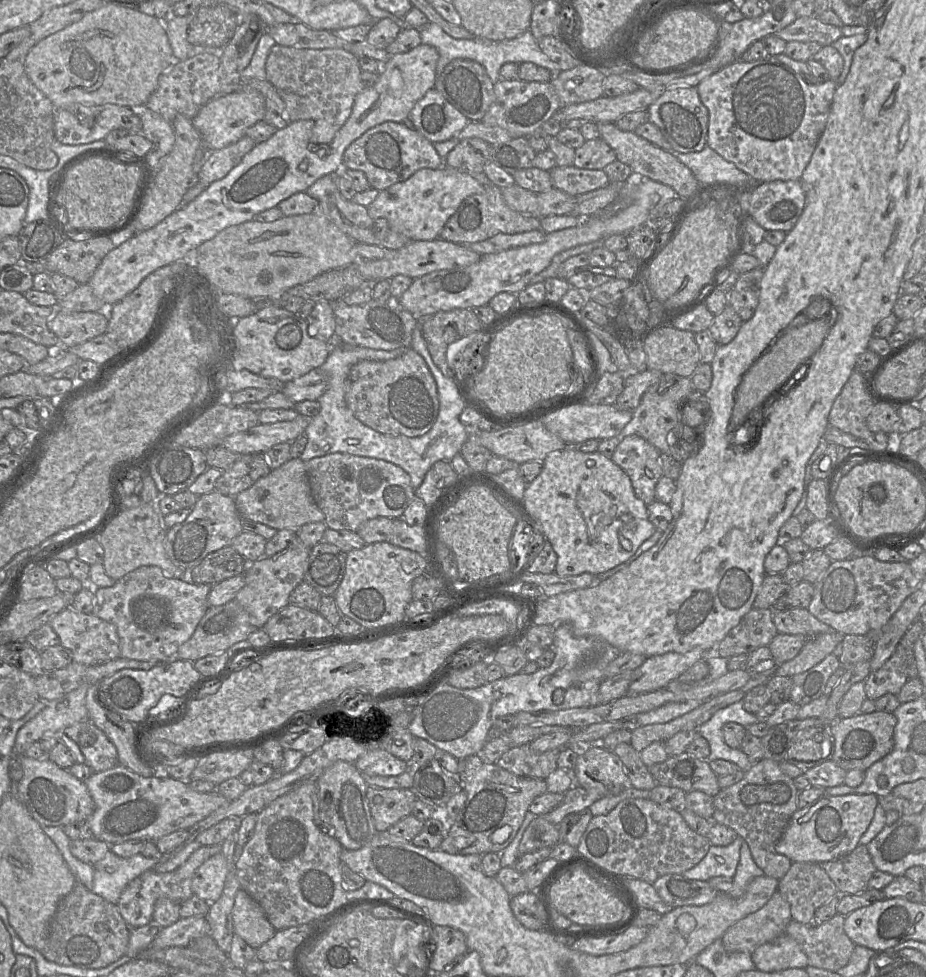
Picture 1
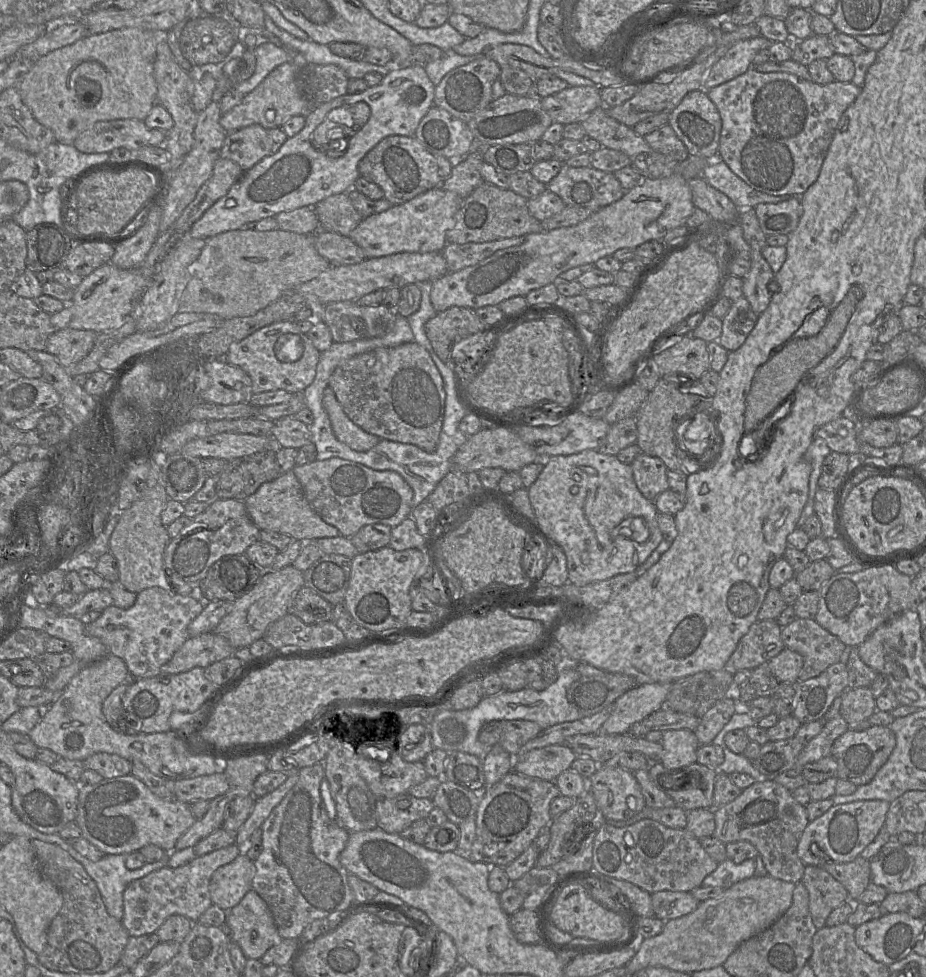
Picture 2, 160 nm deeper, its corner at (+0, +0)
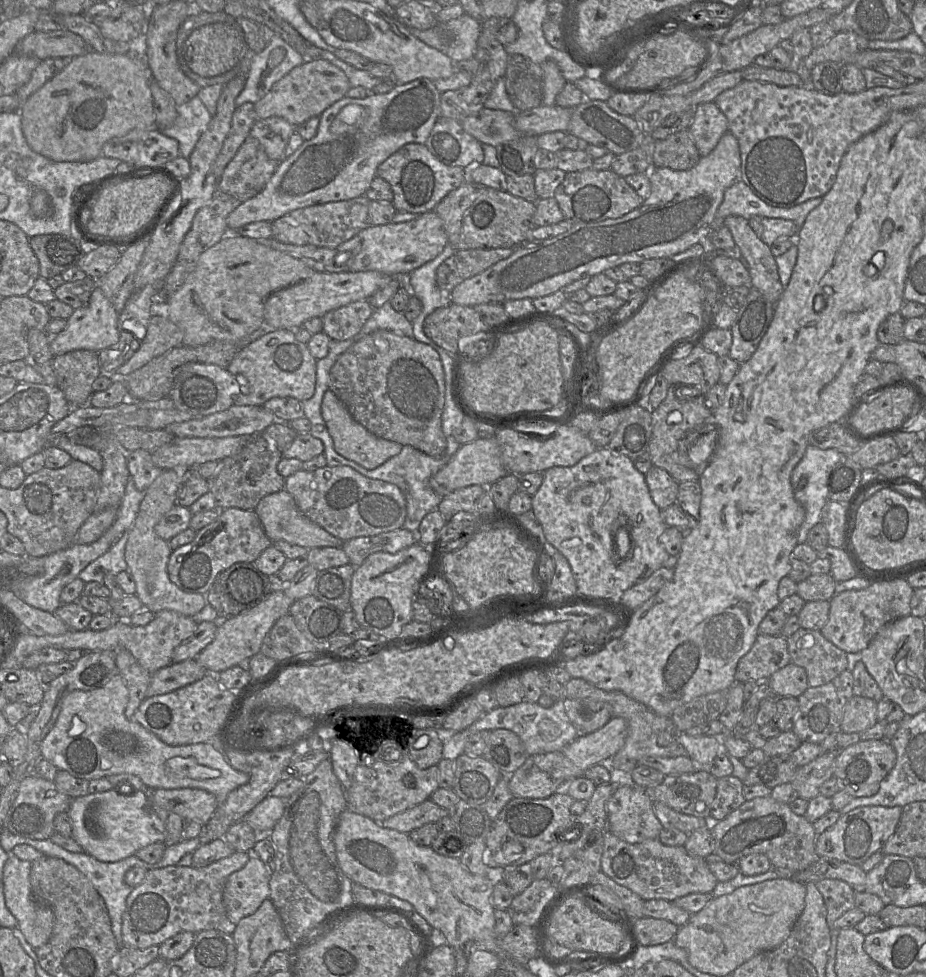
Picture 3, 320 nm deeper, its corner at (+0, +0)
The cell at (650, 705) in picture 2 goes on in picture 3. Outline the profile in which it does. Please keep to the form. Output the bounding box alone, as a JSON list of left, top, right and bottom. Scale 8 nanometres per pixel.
[562,717,627,776]

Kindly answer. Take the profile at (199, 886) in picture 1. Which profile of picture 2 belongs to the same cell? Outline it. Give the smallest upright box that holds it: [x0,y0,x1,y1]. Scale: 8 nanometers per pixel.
[209,854,255,912]

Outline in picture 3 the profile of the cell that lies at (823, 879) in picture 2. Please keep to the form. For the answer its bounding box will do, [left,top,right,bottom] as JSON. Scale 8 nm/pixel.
[815,879,855,928]

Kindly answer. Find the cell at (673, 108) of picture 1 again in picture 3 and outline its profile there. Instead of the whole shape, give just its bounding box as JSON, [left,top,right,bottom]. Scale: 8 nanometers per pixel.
[689,102,728,157]

